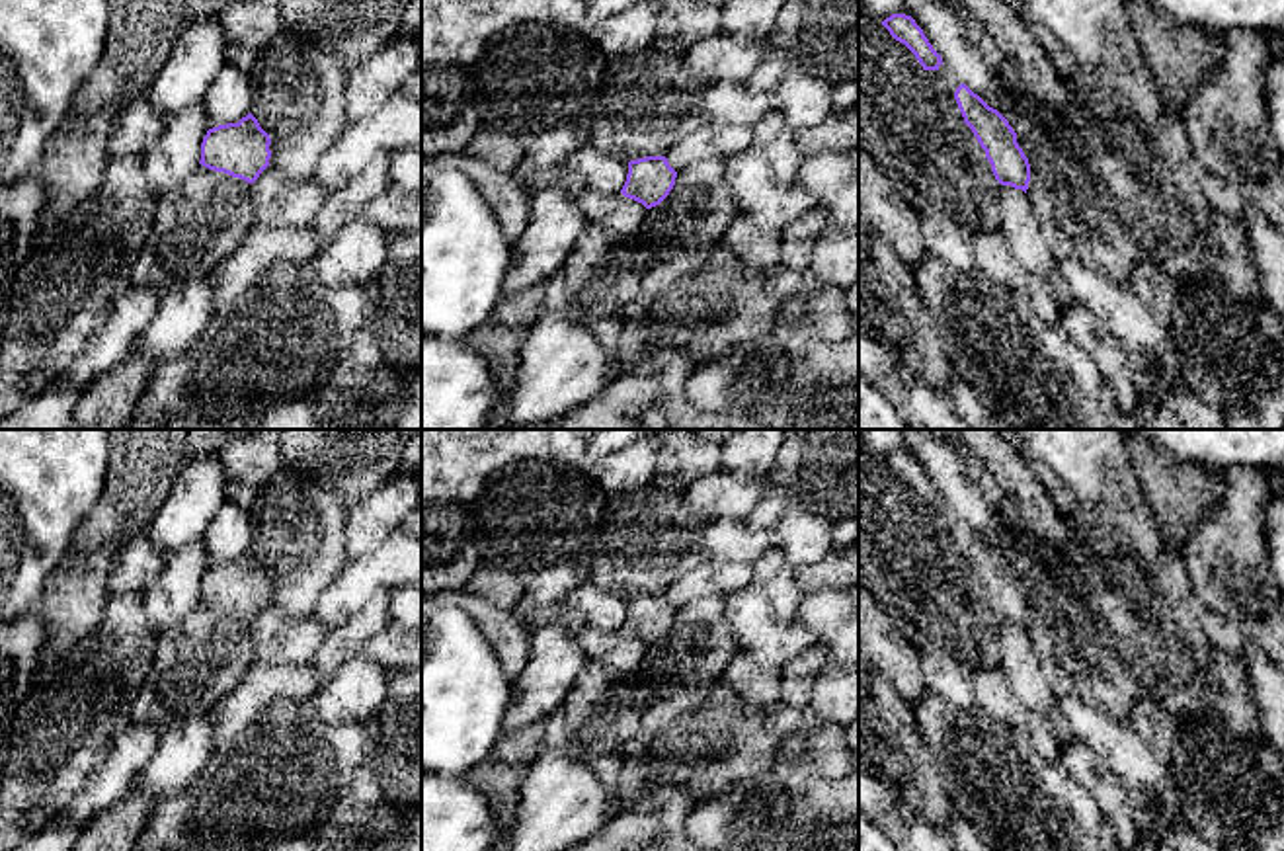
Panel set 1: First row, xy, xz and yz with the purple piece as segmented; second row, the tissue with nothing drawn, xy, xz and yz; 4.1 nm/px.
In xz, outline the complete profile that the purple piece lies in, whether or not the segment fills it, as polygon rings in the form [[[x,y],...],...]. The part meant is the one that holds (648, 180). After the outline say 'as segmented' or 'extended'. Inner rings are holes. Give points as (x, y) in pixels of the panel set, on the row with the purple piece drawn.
[[[646,156],[628,162],[626,182],[621,193],[646,209],[660,205],[675,185],[677,172],[665,156]]]; as segmented

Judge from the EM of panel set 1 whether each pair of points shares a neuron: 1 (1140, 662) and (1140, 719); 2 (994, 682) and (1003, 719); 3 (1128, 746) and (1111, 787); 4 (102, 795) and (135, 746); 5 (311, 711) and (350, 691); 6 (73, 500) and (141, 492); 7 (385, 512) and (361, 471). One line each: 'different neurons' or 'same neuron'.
1: different neurons
2: same neuron
3: different neurons
4: same neuron
5: same neuron
6: different neurons
7: different neurons

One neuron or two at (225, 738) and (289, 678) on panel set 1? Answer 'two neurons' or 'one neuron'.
one neuron

